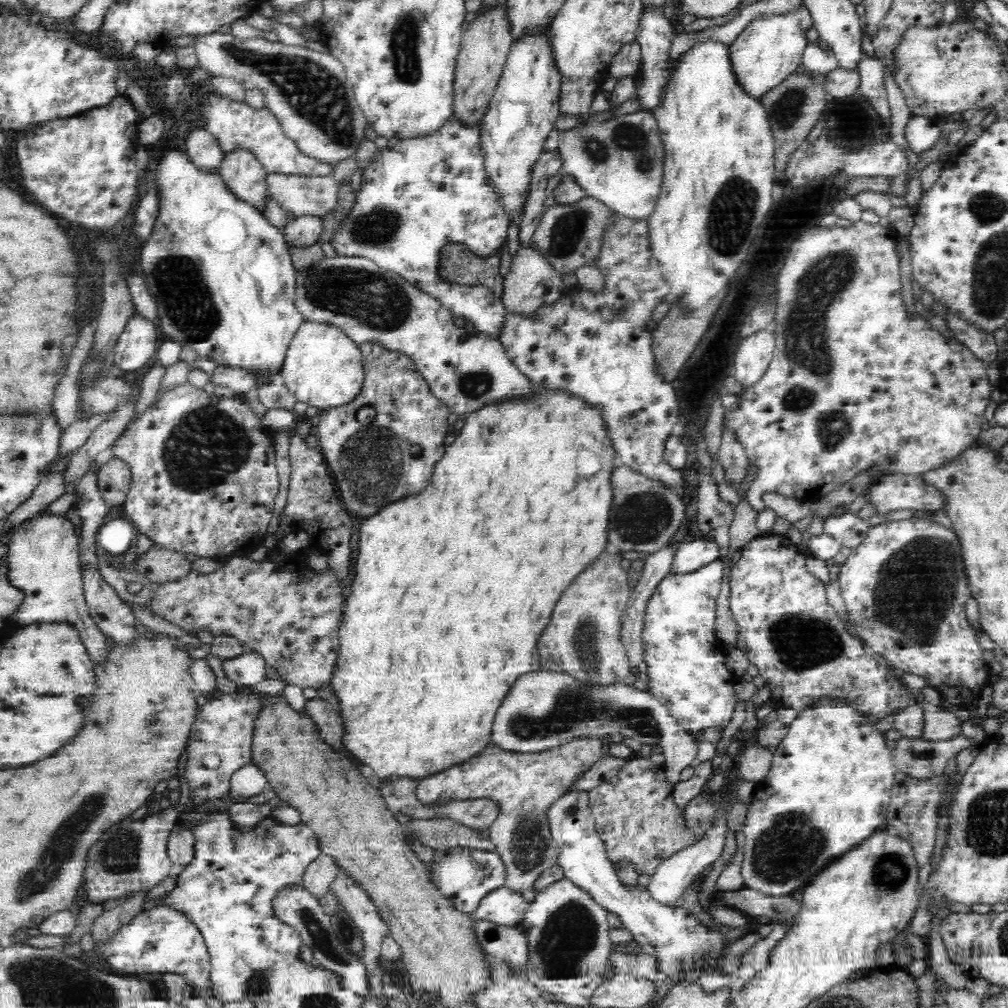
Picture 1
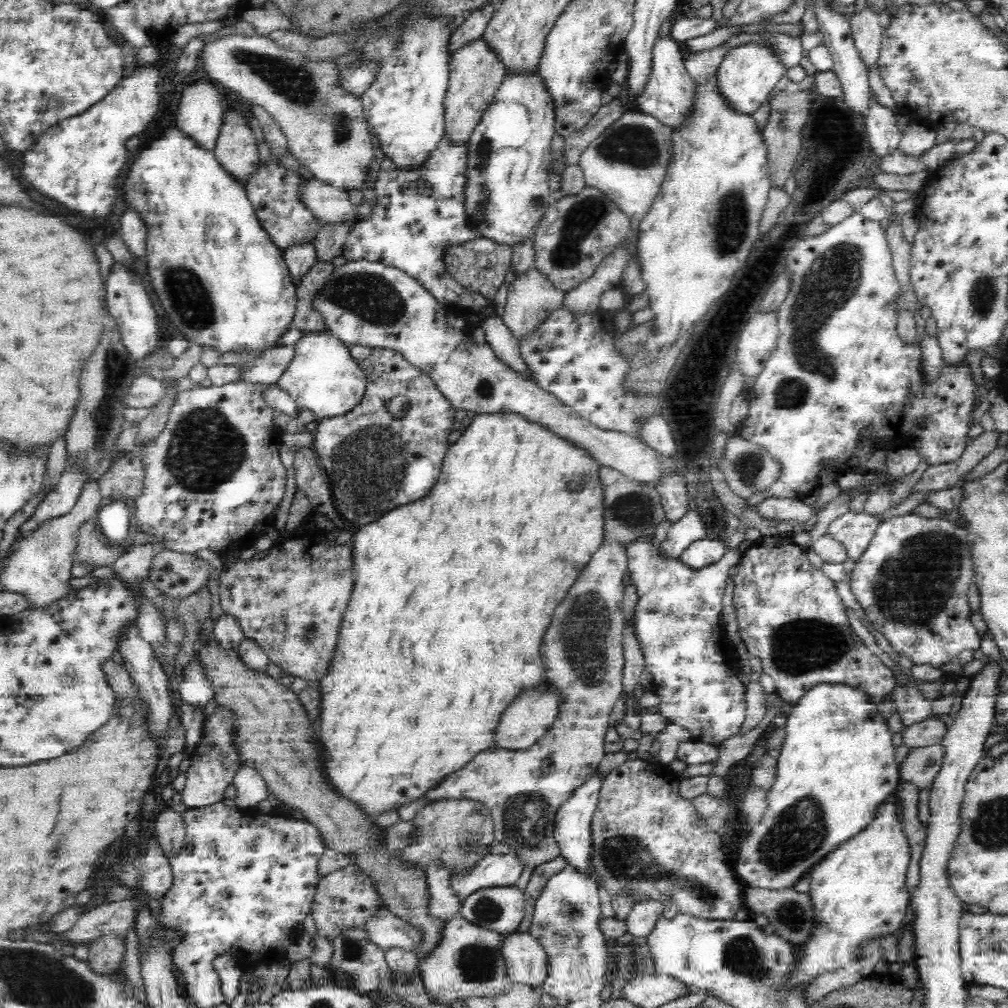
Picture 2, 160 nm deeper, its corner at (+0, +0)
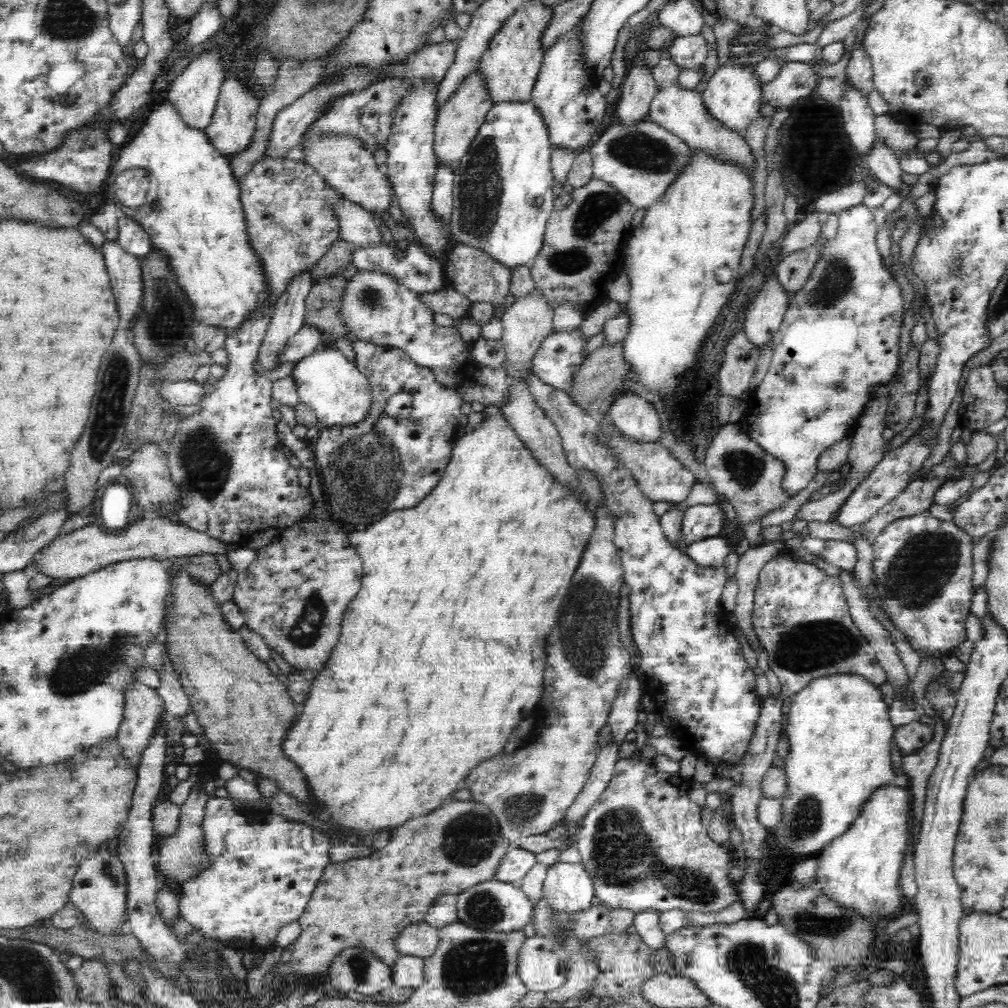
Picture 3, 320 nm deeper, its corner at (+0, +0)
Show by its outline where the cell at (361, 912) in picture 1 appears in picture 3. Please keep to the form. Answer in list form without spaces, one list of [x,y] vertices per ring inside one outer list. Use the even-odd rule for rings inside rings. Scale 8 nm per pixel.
[[[426,921],[403,926],[393,936],[394,949],[400,955],[418,956],[425,959],[434,954],[438,946],[438,929]]]

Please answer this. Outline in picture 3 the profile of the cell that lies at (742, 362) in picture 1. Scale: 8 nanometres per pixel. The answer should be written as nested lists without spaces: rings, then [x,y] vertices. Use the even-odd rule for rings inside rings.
[[[775,273],[766,278],[764,288],[754,298],[746,312],[744,336],[758,350],[762,350],[778,333],[785,317],[789,295],[780,288]]]

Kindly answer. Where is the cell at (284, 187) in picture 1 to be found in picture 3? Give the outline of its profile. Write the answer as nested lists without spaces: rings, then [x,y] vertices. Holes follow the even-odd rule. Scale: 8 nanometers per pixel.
[[[342,196],[332,202],[330,211],[334,214],[334,219],[338,223],[341,238],[352,243],[354,246],[366,246],[368,243],[375,243],[382,238],[379,226],[376,224],[378,218],[370,211],[366,211],[362,206],[345,200]]]

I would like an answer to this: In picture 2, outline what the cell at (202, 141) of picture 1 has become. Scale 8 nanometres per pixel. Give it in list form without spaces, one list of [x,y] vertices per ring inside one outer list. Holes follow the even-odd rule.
[[[211,81],[189,83],[180,94],[176,124],[198,148],[214,152],[224,122],[222,94]]]

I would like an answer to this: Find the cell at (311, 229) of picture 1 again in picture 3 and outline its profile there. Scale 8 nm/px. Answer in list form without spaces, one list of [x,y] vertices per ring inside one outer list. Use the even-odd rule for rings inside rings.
[[[310,271],[298,272],[289,278],[282,294],[277,296],[269,326],[258,350],[257,360],[263,370],[271,372],[284,343],[304,326],[306,297],[313,280]]]

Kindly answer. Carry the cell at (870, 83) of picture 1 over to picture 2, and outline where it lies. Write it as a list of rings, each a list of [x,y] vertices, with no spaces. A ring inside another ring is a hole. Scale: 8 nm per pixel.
[[[870,90],[865,116],[866,132],[874,154],[880,158],[894,152],[901,137],[900,128],[896,124],[896,111],[882,106],[876,94]]]

